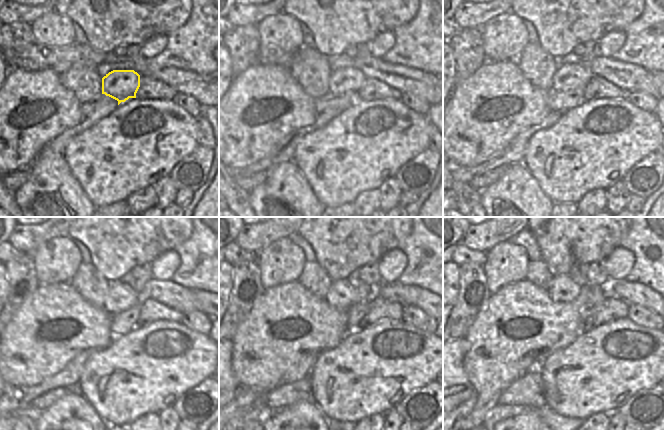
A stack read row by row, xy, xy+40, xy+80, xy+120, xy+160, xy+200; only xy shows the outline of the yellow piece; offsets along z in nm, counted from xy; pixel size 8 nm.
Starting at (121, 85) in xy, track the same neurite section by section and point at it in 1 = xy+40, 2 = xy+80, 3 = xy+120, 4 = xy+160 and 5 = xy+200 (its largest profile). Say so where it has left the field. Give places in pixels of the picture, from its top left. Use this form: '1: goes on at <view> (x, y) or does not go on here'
1: goes on at xy+40 (342, 80)
2: goes on at xy+80 (567, 76)
3: goes on at xy+120 (121, 297)
4: goes on at xy+160 (341, 295)
5: goes on at xy+200 (563, 289)

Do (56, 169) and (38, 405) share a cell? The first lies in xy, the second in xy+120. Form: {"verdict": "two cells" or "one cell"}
{"verdict": "two cells"}

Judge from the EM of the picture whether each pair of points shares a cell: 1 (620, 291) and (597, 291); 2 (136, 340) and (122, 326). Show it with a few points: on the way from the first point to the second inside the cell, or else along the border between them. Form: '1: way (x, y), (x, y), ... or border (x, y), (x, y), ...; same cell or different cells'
1: border (601, 285), (606, 297); different cells
2: border (134, 328), (112, 342); different cells

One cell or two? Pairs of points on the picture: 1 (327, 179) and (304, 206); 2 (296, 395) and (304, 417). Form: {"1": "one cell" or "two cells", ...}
{"1": "two cells", "2": "two cells"}

